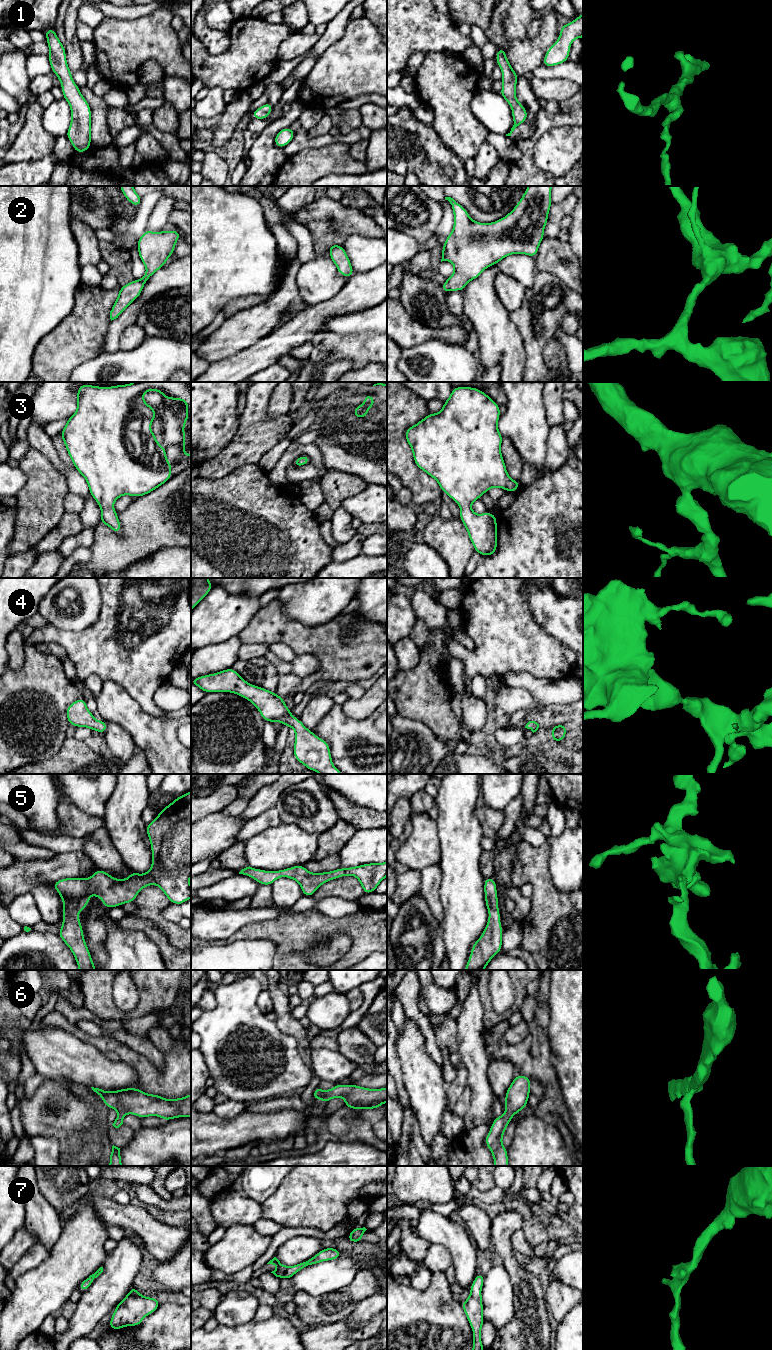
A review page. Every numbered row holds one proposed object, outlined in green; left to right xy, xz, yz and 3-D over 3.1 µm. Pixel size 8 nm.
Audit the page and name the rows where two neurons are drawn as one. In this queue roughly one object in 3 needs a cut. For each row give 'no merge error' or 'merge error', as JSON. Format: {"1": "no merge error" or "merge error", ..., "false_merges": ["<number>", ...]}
{"1": "no merge error", "2": "no merge error", "3": "no merge error", "4": "no merge error", "5": "no merge error", "6": "no merge error", "7": "no merge error", "false_merges": []}

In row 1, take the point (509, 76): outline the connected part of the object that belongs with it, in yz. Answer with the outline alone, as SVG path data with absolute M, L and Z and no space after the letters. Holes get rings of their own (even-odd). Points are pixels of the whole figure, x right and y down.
M499 48L496 53L497 65L502 70L503 86L500 95L509 103L512 110L513 127L506 136L511 136L515 128L527 120L528 114L524 105L520 104L516 97L516 84L519 78L518 74L512 69L504 48Z

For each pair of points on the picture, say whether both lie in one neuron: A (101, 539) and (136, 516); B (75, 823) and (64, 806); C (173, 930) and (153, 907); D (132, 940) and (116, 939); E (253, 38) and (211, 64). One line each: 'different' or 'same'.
A: same
B: same
C: same
D: same
E: same

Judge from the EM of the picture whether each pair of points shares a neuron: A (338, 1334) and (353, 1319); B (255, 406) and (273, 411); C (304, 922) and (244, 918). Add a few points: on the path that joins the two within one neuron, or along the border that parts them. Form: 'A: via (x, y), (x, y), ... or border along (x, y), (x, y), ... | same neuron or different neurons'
A: border along (372, 1316), (354, 1327), (345, 1320) | different neurons
B: border along (271, 392), (267, 414), (271, 417), (288, 414) | different neurons
C: border along (290, 913), (283, 912), (274, 918), (244, 925) | different neurons

